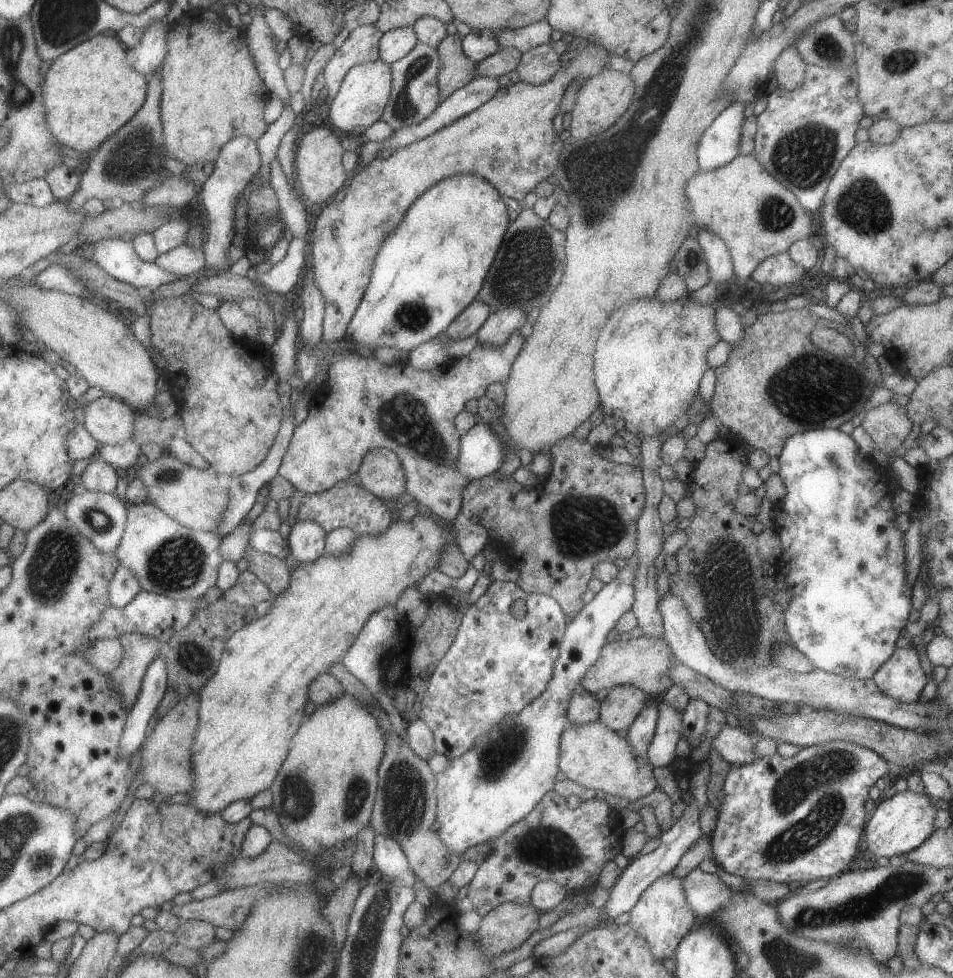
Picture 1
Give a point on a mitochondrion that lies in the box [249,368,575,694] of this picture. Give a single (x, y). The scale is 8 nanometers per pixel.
(404, 418)

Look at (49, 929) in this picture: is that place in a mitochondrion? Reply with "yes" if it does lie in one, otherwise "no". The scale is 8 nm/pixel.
no

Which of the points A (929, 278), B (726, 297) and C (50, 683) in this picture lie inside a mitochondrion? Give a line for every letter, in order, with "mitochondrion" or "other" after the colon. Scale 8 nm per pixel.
A: other
B: other
C: other

